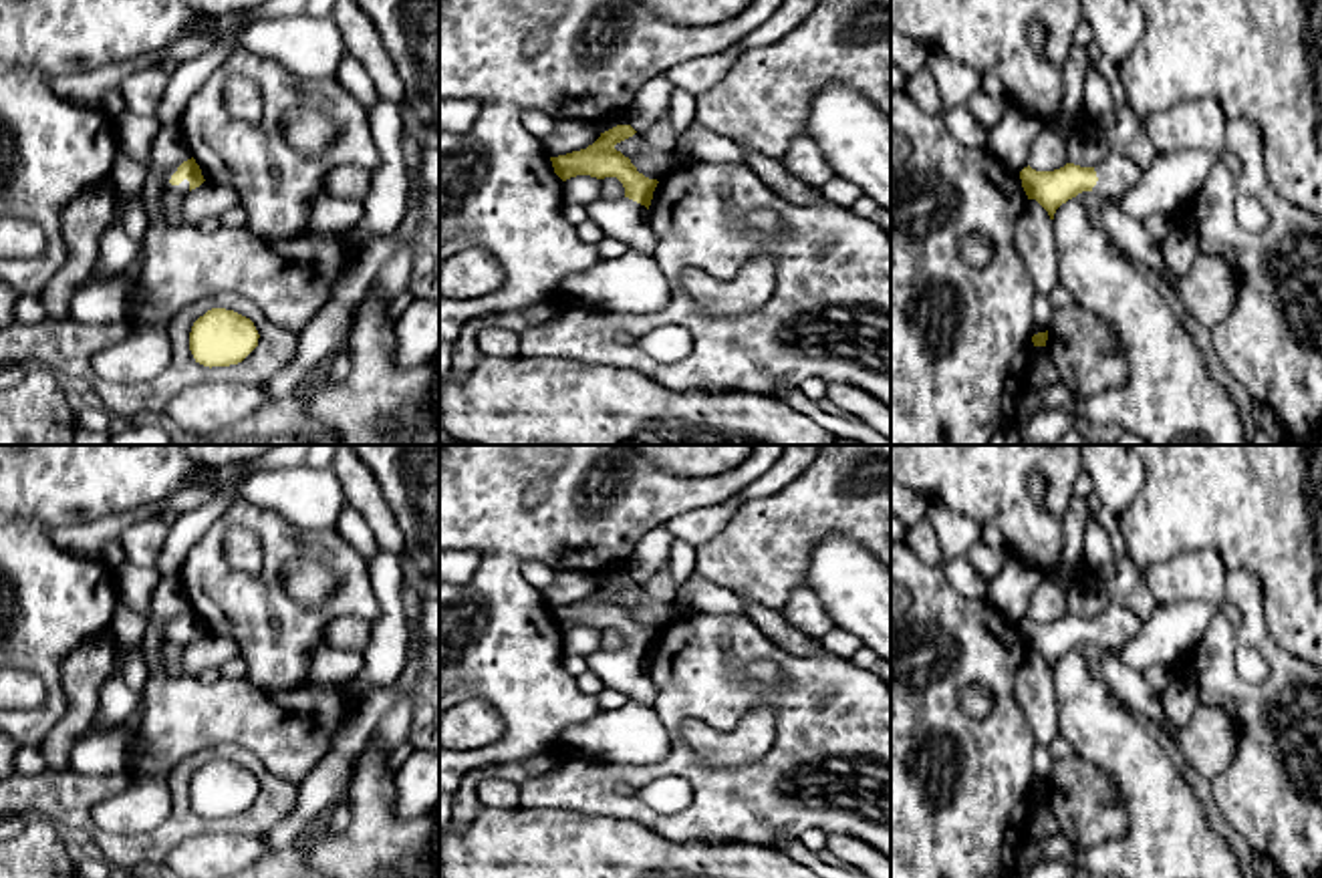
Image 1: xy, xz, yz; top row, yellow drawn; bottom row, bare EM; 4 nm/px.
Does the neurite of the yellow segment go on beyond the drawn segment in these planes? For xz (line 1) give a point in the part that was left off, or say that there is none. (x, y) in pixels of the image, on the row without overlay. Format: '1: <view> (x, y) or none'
1: xz (625, 671)

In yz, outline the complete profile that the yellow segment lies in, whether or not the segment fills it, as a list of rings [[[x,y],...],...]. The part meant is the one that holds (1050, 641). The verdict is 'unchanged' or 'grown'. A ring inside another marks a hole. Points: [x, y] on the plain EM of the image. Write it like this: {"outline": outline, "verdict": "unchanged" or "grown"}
{"outline": [[[1108,600],[1096,618],[1066,614],[1054,622],[1020,622],[1028,650],[1036,650],[1054,671],[1056,661],[1082,642],[1094,642],[1118,654],[1143,628],[1143,620],[1116,600]]], "verdict": "grown"}

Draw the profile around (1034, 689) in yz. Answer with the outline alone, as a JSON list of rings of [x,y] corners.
[[[1036,650],[1026,652],[1014,695],[1032,727],[1036,745],[1050,747],[1060,735],[1054,679],[1048,663]]]

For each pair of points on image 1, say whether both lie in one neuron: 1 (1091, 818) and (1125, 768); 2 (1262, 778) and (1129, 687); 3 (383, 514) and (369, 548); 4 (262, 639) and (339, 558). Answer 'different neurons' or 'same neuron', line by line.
1: different neurons
2: different neurons
3: different neurons
4: same neuron

